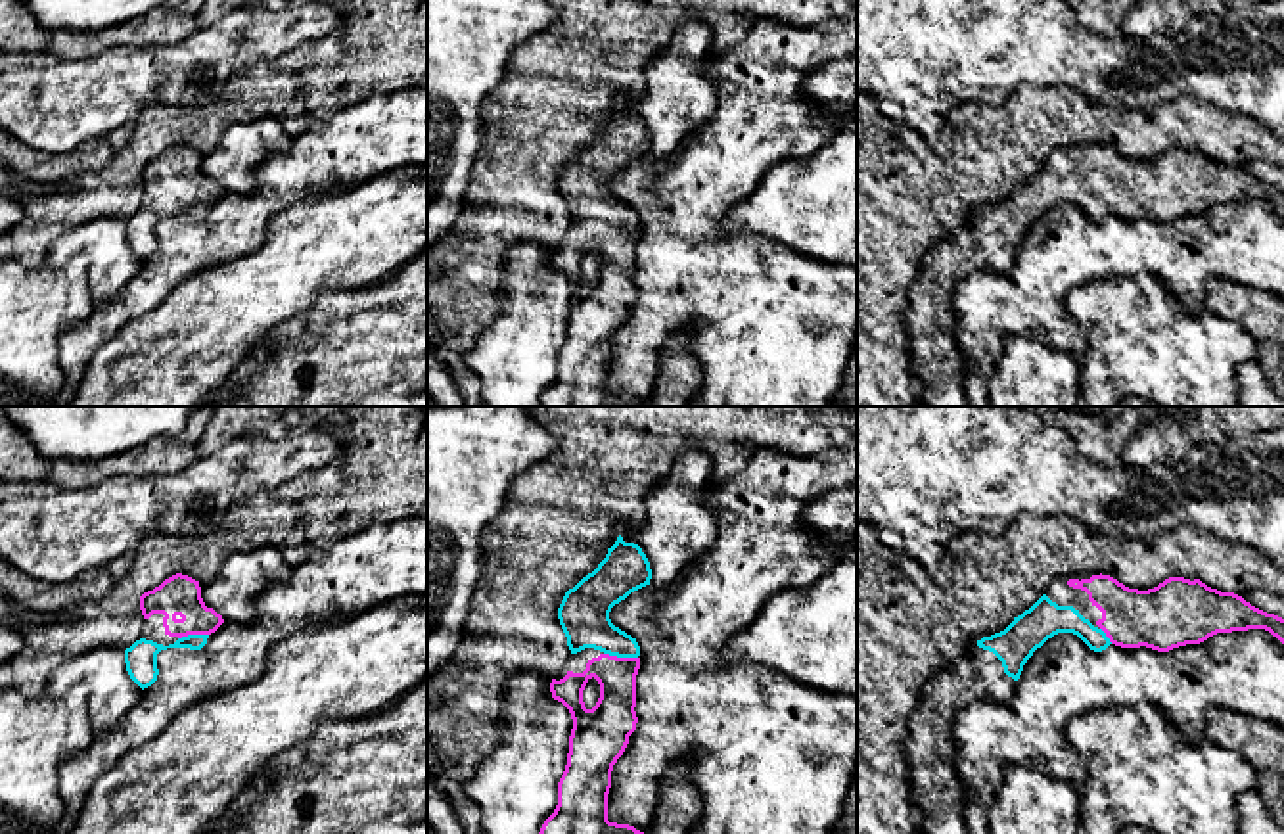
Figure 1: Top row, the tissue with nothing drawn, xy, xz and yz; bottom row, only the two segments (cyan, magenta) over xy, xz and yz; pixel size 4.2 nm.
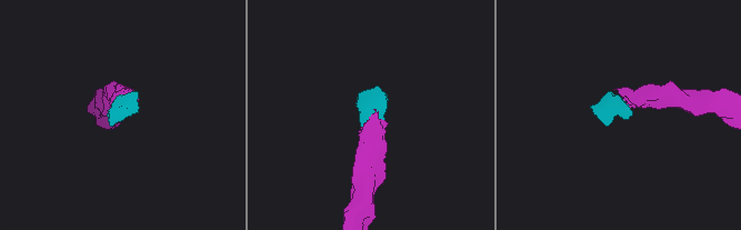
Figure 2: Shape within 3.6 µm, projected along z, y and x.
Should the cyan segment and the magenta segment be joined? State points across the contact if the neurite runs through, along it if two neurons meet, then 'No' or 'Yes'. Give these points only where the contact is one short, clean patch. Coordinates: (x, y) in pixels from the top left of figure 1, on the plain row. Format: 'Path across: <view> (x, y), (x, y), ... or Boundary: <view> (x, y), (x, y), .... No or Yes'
Path across: xz (583, 185), (621, 227), (614, 284). Yes

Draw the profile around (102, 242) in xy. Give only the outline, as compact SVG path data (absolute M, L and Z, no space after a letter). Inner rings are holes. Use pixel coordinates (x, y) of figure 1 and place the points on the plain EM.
M113 217L82 222L59 236L50 245L44 263L61 266L77 257L88 261L88 284L94 309L102 307L132 280L144 263L126 242L125 220Z

